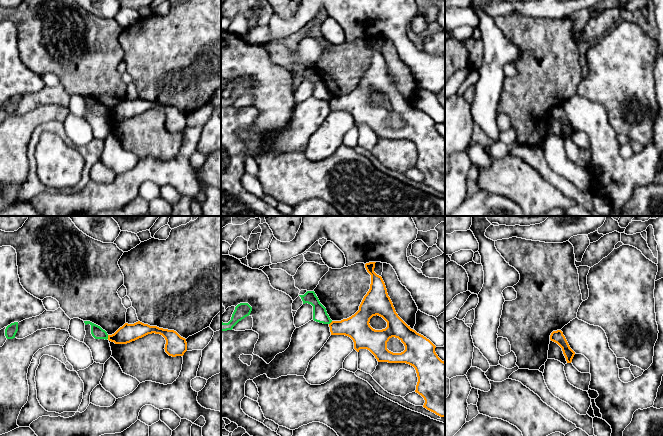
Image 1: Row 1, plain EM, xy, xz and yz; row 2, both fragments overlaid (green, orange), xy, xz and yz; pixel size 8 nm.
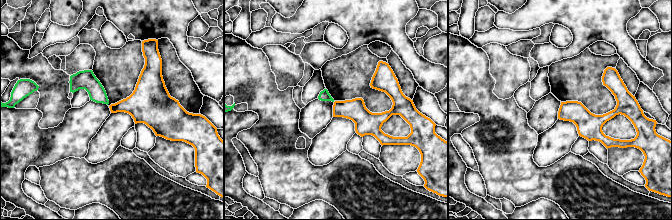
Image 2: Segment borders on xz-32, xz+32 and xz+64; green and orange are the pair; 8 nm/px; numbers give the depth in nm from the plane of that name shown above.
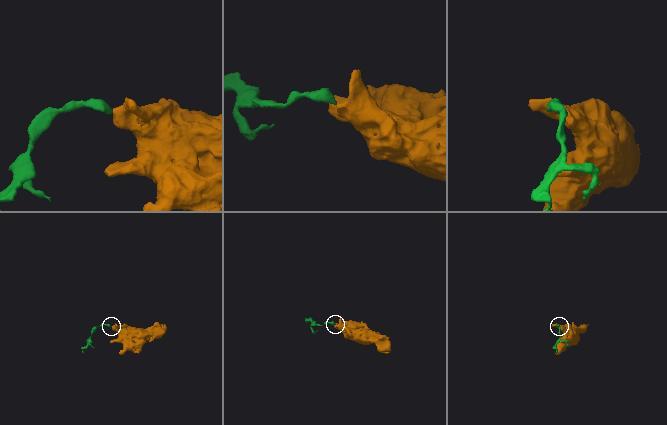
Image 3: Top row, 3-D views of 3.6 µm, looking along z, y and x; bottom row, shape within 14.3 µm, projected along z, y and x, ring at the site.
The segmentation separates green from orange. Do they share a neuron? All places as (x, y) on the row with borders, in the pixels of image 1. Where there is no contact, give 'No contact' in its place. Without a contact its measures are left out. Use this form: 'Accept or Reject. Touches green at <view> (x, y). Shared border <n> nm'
Reject. Touches green at xy (107, 337). Shared border 30 nm

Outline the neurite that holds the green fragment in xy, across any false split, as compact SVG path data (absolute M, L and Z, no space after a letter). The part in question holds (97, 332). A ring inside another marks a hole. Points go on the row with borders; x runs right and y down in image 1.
M84 321L85 325L90 324L91 325L91 334L95 339L108 339L108 334L105 330L103 330L100 326L90 322L90 321Z

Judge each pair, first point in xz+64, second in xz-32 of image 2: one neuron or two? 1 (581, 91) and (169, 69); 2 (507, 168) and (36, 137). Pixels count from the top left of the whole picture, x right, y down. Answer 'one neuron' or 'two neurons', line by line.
1: two neurons
2: two neurons

